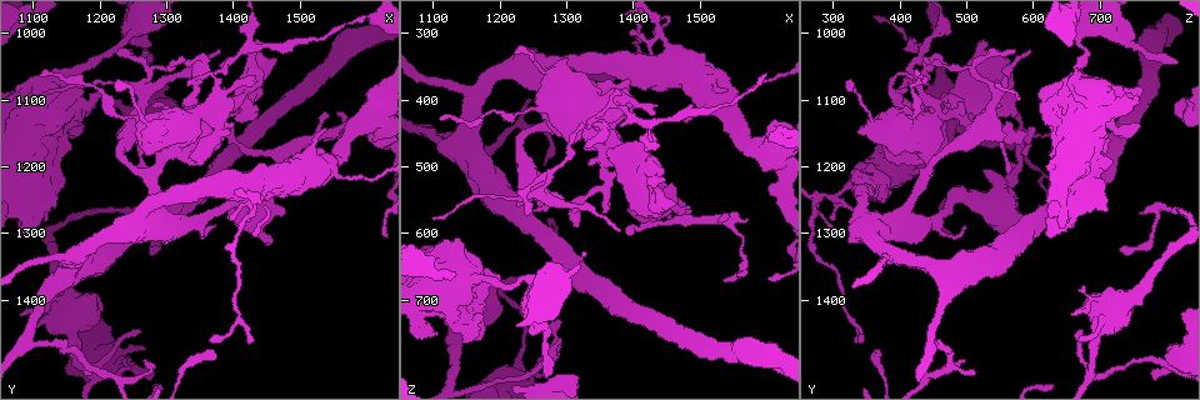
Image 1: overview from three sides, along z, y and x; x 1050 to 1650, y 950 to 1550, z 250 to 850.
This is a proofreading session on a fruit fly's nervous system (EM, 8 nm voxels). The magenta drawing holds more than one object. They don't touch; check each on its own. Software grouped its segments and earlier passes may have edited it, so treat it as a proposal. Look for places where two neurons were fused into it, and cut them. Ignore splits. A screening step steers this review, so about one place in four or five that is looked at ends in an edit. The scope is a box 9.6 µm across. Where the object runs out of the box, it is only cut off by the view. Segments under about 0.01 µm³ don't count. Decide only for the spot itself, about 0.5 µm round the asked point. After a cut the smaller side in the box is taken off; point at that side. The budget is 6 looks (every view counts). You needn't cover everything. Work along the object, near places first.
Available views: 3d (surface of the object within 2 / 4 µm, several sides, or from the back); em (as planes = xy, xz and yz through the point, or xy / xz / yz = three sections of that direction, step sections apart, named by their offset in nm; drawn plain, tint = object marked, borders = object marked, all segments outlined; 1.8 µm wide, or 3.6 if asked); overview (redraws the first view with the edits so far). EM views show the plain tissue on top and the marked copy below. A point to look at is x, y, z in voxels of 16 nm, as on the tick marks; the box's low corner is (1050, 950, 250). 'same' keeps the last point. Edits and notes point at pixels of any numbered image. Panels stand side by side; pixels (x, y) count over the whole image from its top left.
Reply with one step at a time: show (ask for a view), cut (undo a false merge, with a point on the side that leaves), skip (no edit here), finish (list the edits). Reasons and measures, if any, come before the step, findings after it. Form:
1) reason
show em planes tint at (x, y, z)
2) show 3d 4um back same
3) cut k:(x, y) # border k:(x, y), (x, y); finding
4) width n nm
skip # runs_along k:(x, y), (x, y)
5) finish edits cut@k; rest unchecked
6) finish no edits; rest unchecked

touches itself
show em planes tint at (1170, 1125, 680)

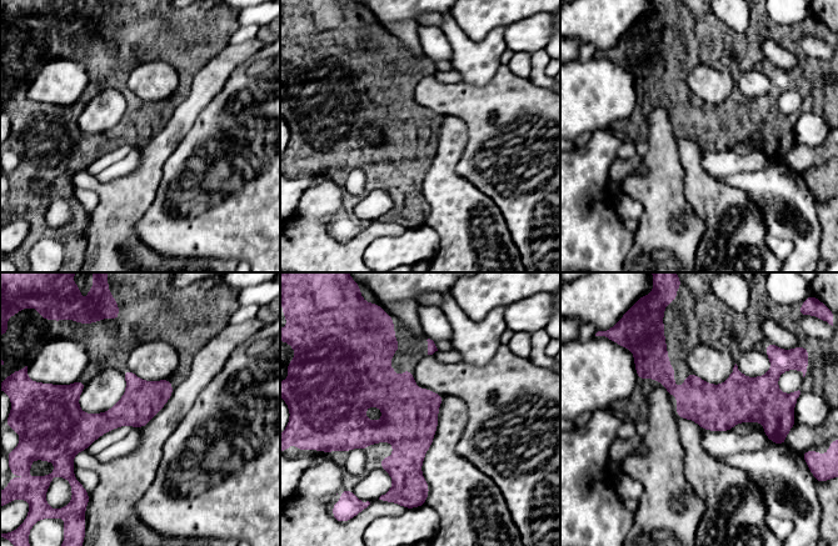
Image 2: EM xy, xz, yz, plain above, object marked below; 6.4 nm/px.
skip # runs_along 2:(639, 370), (702, 402), (776, 406); one neuron here

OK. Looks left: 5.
touches itself
show 3d 4um at (1325, 1135, 440)

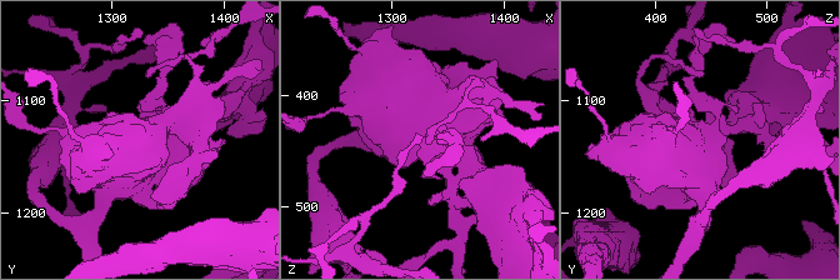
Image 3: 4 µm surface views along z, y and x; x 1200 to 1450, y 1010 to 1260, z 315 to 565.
now the EM
show em 3.6um xz step 16 tint at (1324, 1134, 442)

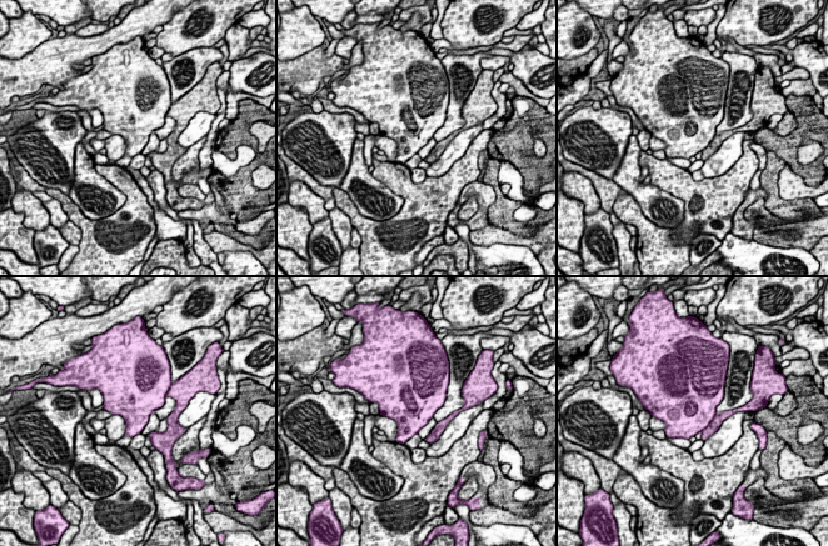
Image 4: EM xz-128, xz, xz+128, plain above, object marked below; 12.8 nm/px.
cut 4:(713, 426) # part_leaving 4:(727, 414), (704, 436); a second neuron is stuck on

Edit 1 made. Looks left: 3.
redraw
show overview

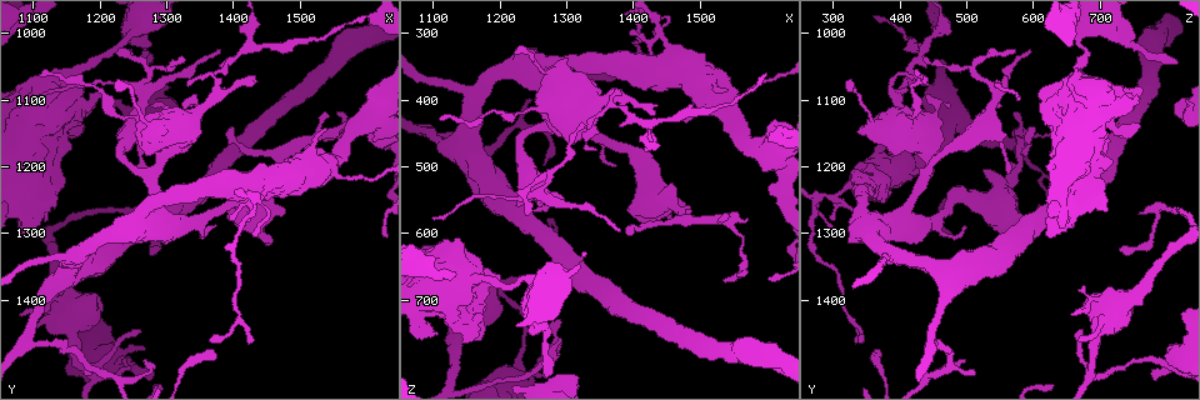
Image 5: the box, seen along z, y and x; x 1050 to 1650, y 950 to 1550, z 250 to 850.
arms part here
show em xz step 16 tint at (1200, 1510, 690)

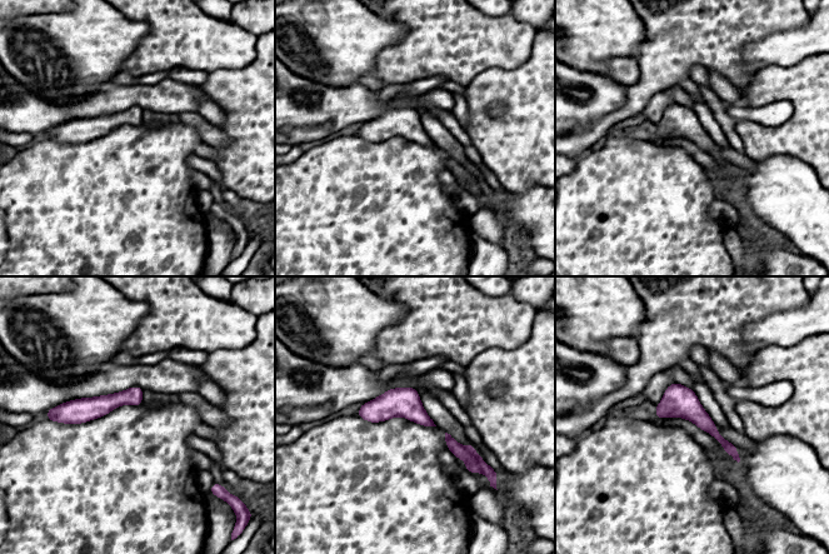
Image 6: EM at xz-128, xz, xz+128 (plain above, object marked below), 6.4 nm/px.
another direction
show em planes tint same

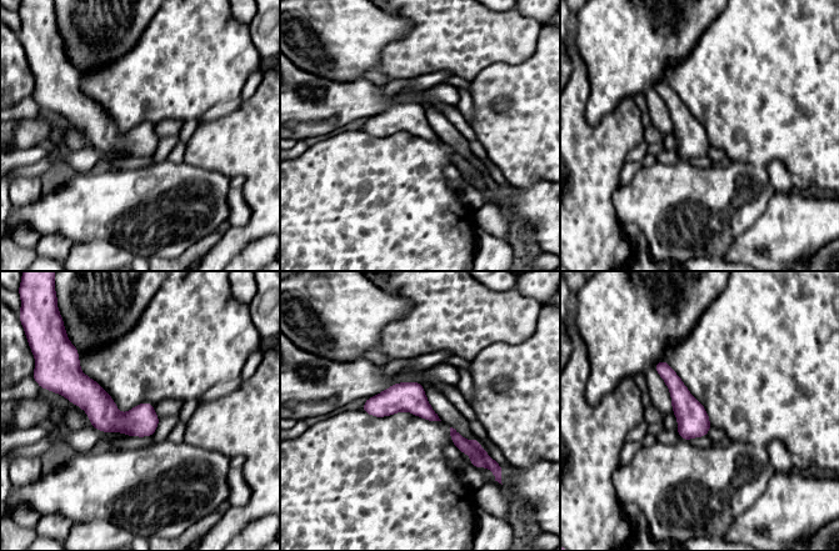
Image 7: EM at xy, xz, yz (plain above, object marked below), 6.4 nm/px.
width 190 nm
cut 7:(490, 464) # border 7:(480, 451), (485, 465); a second neuron is stuck on

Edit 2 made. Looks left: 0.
finish edits cut@4, cut@7; rest unchecked

